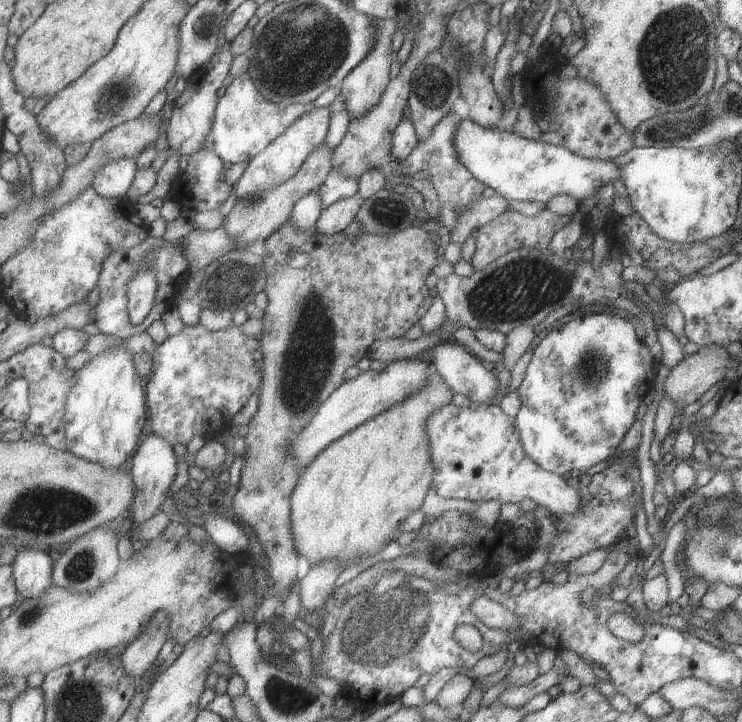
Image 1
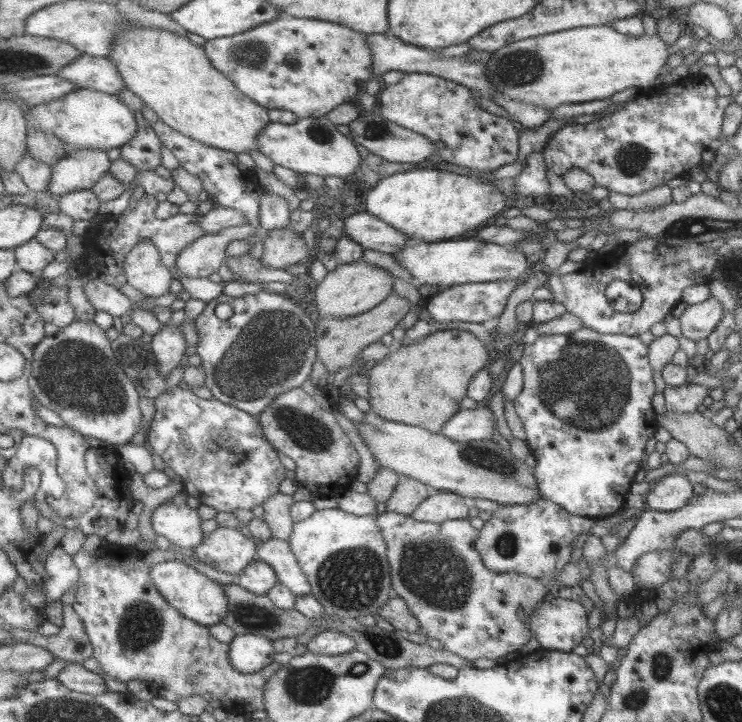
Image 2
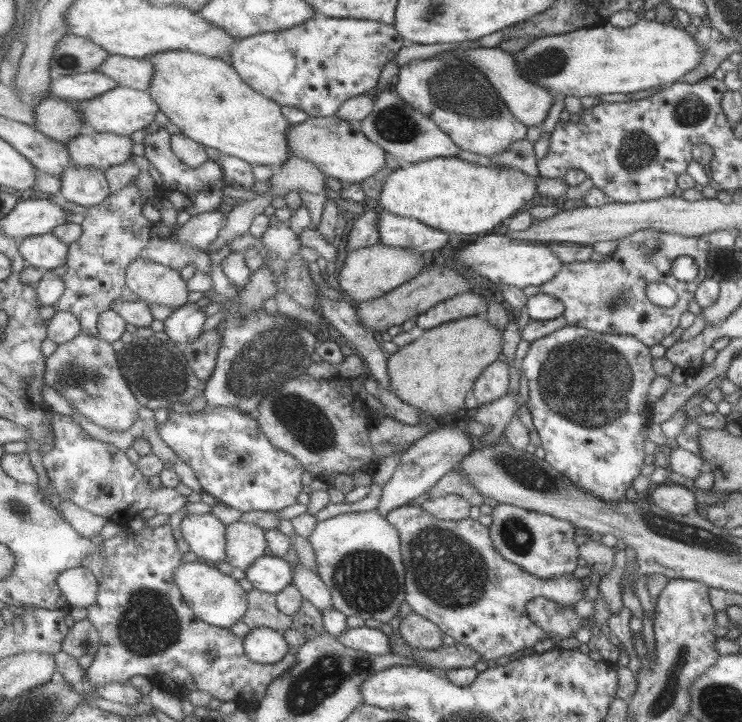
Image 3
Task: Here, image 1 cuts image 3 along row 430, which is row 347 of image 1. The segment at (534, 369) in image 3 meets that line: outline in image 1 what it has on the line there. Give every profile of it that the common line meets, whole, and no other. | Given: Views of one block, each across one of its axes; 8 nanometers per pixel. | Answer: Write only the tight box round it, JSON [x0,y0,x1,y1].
[515,312,658,476]

